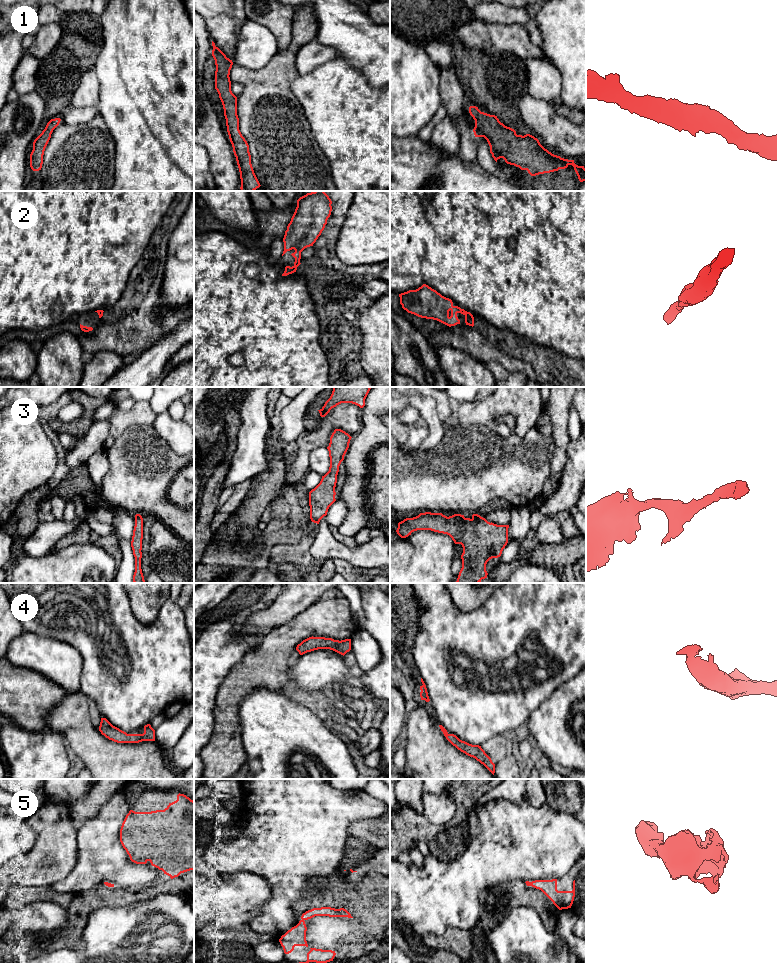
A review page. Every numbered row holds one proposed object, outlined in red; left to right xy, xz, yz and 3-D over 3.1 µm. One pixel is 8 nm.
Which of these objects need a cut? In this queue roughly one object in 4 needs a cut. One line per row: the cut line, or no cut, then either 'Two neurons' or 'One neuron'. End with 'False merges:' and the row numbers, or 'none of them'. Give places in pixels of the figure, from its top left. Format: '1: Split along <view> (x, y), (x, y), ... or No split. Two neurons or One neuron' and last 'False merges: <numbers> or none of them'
1: No split. One neuron
2: No split. One neuron
3: No split. One neuron
4: No split. One neuron
5: No split. One neuron
False merges: none of them

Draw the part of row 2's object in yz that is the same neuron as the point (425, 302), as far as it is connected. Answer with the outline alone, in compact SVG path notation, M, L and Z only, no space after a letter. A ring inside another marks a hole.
M426 284L416 290L401 293L399 297L402 308L418 317L437 320L451 327L460 324L457 314L461 313L465 316L466 325L474 326L474 317L470 312L454 306L451 299Z

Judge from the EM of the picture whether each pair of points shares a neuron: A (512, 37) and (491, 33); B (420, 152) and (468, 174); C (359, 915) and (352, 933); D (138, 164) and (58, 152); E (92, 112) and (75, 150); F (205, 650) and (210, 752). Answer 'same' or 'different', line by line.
A: same
B: same
C: different
D: different
E: different
F: different

